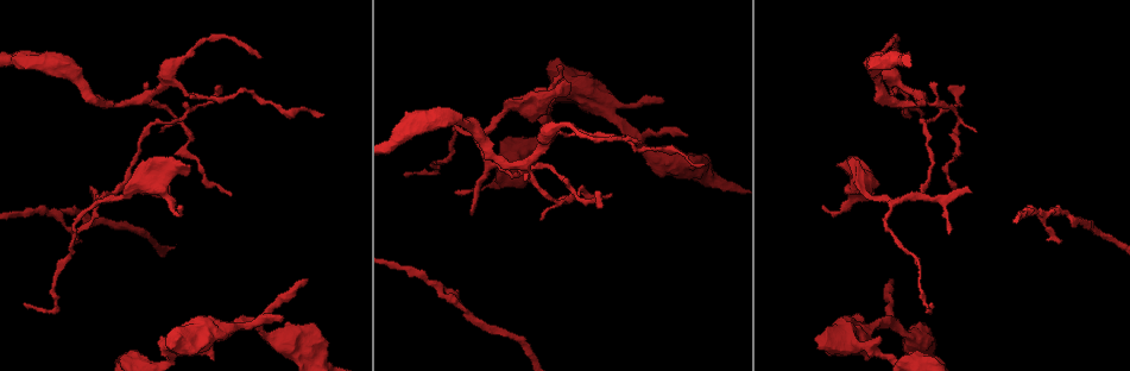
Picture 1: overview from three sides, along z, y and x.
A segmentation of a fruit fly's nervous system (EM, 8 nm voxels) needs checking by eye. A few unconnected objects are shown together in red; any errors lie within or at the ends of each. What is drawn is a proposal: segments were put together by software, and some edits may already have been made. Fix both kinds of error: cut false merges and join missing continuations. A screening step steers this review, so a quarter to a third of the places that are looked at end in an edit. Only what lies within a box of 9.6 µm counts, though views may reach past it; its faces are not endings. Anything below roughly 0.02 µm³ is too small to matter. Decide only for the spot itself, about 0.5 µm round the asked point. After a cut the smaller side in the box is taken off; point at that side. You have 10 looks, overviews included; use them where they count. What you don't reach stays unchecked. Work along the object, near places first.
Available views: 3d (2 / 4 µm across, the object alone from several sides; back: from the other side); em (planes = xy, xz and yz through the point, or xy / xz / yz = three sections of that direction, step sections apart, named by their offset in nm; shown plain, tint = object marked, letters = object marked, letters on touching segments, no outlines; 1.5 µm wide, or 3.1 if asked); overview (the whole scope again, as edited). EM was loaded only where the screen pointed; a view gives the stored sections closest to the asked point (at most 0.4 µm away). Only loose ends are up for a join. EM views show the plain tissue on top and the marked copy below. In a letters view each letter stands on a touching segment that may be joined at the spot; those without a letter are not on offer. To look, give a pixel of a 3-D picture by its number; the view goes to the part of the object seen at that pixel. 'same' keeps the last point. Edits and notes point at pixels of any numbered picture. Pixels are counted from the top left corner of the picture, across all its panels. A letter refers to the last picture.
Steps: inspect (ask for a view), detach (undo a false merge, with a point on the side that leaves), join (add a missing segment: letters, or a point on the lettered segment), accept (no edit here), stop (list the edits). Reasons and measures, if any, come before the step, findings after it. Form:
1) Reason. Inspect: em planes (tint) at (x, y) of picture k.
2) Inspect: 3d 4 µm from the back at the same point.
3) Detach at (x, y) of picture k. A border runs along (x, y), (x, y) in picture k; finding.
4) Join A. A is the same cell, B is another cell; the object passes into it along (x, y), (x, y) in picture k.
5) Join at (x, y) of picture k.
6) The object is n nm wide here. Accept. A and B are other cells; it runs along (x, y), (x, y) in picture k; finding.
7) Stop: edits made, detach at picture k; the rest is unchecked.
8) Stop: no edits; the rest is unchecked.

An open end. Inspect: em planes (letters) at (558, 58) of picture 1.

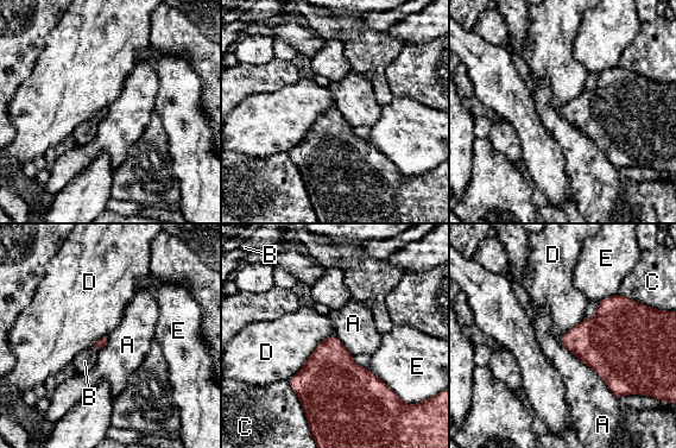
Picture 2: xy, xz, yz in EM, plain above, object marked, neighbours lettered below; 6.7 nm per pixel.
Join B. B is the same cell, A, C, D and E are other cells; the object passes into it along (101, 342), (96, 347), (84, 361) in picture 2; it goes on there.

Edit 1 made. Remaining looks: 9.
Sudden change in width. Inspect: em xy step 8 (letters) at (170, 356) of picture 1.

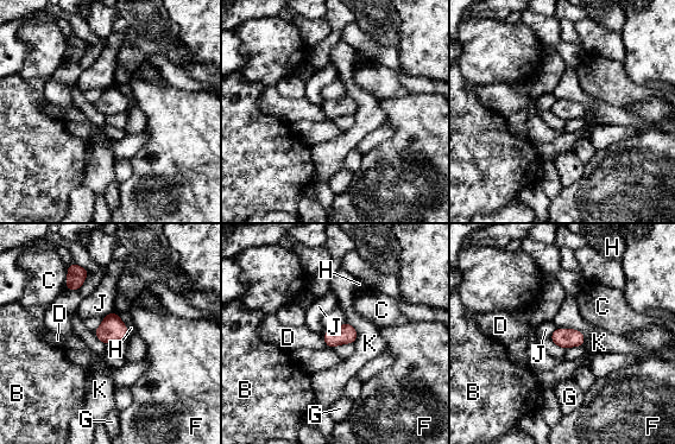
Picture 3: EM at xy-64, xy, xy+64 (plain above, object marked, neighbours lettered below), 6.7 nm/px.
Accept. B, C, D, F, G, H, J and K are other cells; a border runs along (549, 338), (565, 349) in picture 3; all the same cell.

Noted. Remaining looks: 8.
Free end. Inspect: em planes (letters) at (188, 166) of picture 1.

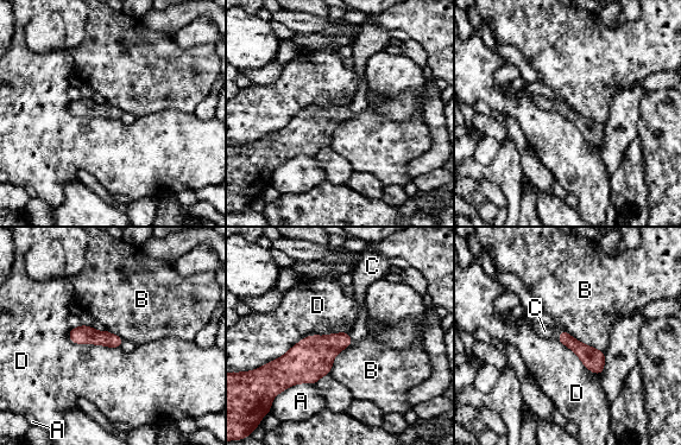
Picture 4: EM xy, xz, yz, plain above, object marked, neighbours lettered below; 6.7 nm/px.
The longest contact is with D, 650 nm. Join C. C is the same cell, A, B and D are other cells; the object passes into it along (590, 356), (560, 335), (544, 331) in picture 4; the cell continues.

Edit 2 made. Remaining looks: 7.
Redraw. Inspect: overview.

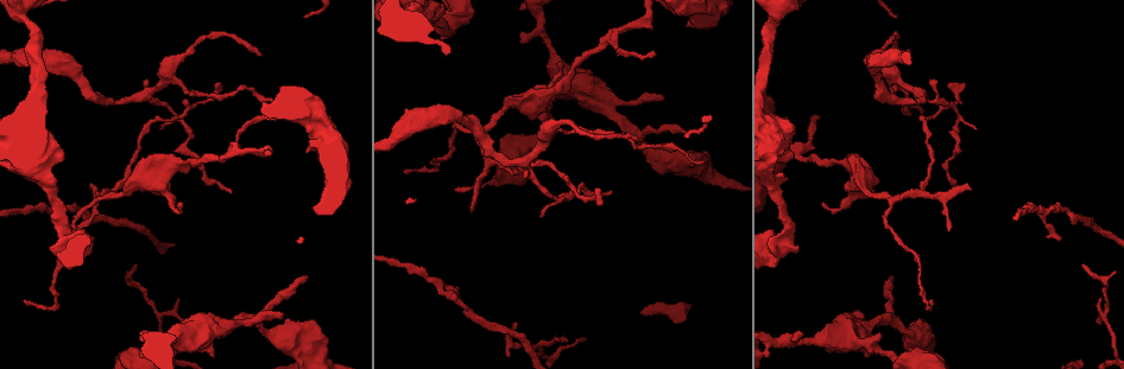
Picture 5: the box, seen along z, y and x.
Thin end. Inspect: em xz step 8 (letters) at (704, 160) of picture 5.

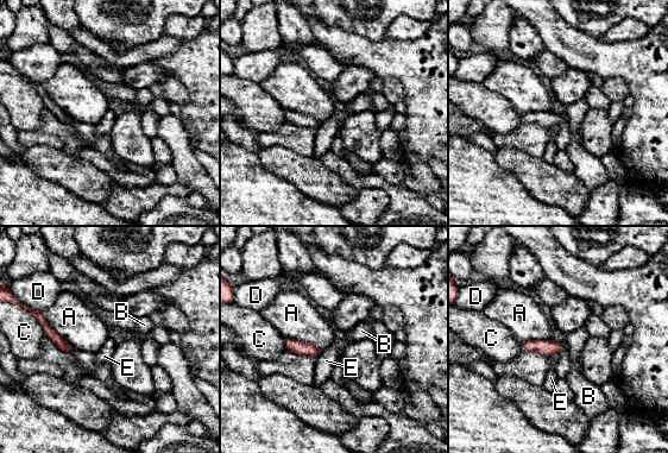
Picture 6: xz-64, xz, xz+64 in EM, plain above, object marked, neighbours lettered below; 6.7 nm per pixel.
Inspect: em planes (letters) at the same point.

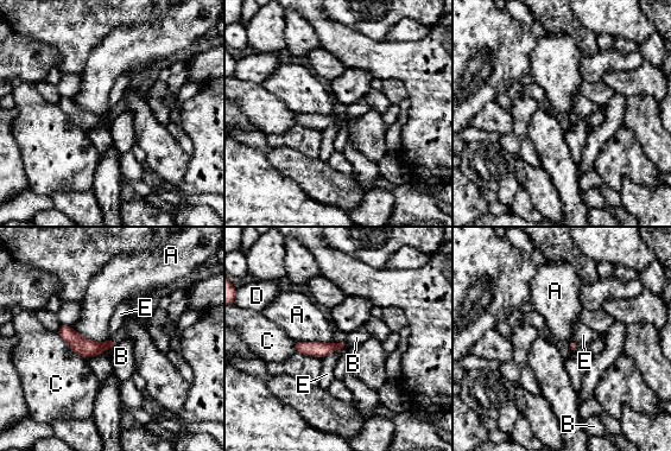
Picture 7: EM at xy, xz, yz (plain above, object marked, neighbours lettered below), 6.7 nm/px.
Accept. A, B, C, D and E are other cells; a border runs along (295, 341), (334, 343) in picture 7; none of them fits.

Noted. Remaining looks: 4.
Stop: edits made, join at picture 2, join at picture 4; the rest is unchecked.

